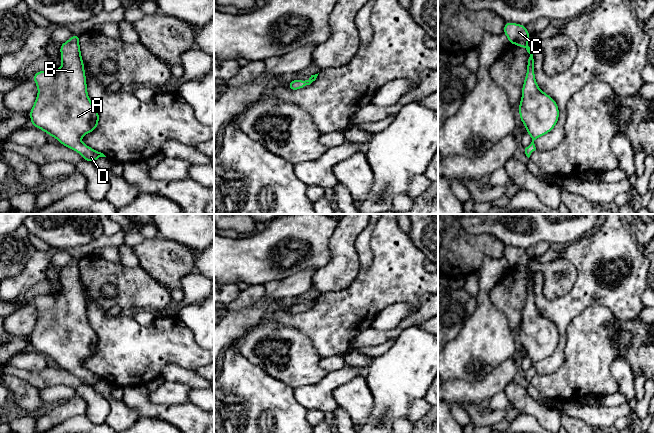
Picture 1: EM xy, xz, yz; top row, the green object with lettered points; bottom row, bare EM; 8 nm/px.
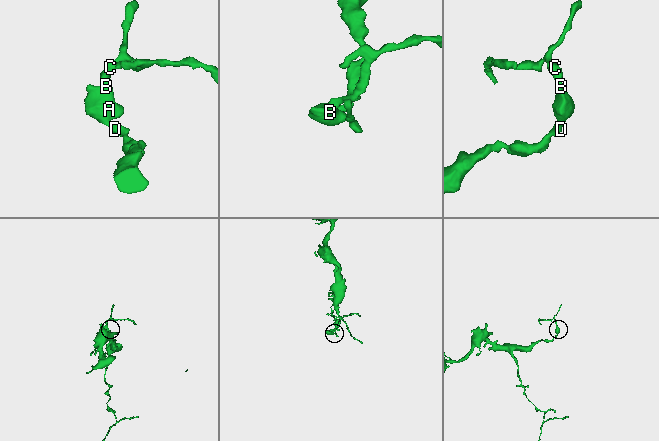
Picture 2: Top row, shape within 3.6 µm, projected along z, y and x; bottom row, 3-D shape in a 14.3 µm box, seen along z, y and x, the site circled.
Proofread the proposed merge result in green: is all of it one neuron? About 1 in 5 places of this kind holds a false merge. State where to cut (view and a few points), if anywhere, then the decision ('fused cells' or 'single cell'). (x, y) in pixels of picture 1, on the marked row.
no cut; single cell

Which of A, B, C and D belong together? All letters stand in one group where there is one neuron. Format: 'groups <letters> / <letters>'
groups A B C D

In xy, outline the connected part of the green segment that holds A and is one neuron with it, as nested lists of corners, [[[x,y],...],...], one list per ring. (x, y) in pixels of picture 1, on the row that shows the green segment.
[[[73,34],[60,45],[60,69],[34,74],[38,96],[29,115],[34,127],[75,150],[85,161],[94,162],[106,156],[80,142],[82,136],[97,128],[99,113],[87,94],[79,37],[80,34]]]

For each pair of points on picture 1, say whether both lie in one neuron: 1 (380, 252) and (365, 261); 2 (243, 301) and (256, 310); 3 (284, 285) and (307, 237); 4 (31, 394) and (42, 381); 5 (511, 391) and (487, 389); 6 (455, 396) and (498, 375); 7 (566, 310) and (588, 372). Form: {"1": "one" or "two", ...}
{"1": "two", "2": "two", "3": "two", "4": "two", "5": "two", "6": "one", "7": "two"}

